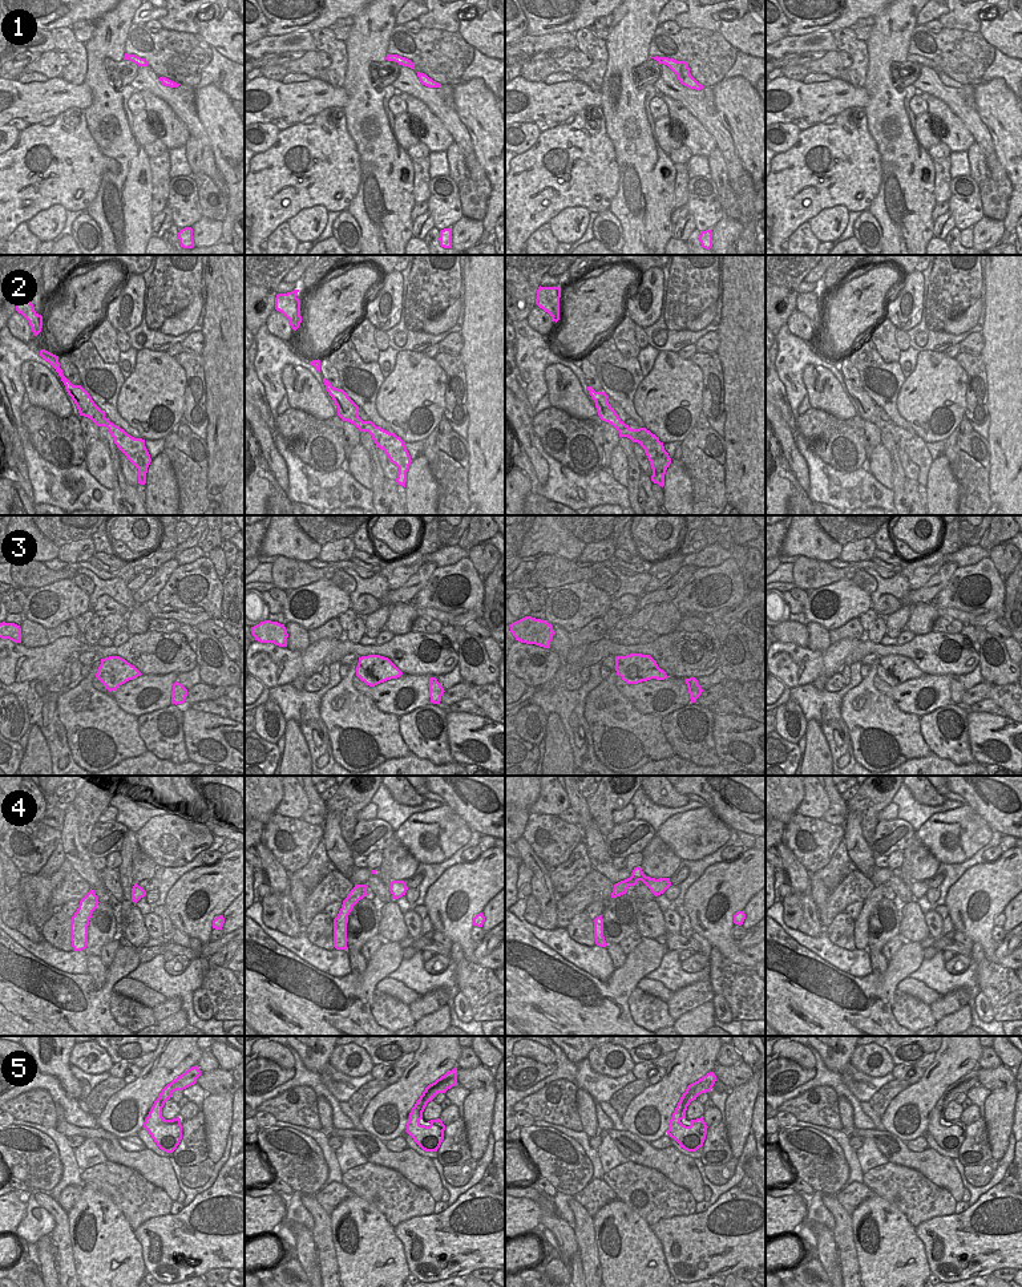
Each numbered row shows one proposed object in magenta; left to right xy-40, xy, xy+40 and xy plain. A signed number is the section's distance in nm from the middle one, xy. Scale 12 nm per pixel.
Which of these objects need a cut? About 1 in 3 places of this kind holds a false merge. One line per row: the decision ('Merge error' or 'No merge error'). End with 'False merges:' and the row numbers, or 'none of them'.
1: No merge error
2: No merge error
3: No merge error
4: No merge error
5: No merge error
False merges: none of them.

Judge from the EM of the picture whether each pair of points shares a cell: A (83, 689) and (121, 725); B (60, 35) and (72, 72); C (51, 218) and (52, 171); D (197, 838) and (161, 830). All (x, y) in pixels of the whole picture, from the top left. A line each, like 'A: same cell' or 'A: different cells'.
A: same cell
B: same cell
C: different cells
D: same cell

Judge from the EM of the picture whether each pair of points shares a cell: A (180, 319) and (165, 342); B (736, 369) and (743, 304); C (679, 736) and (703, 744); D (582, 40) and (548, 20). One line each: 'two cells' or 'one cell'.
A: two cells
B: one cell
C: one cell
D: two cells

